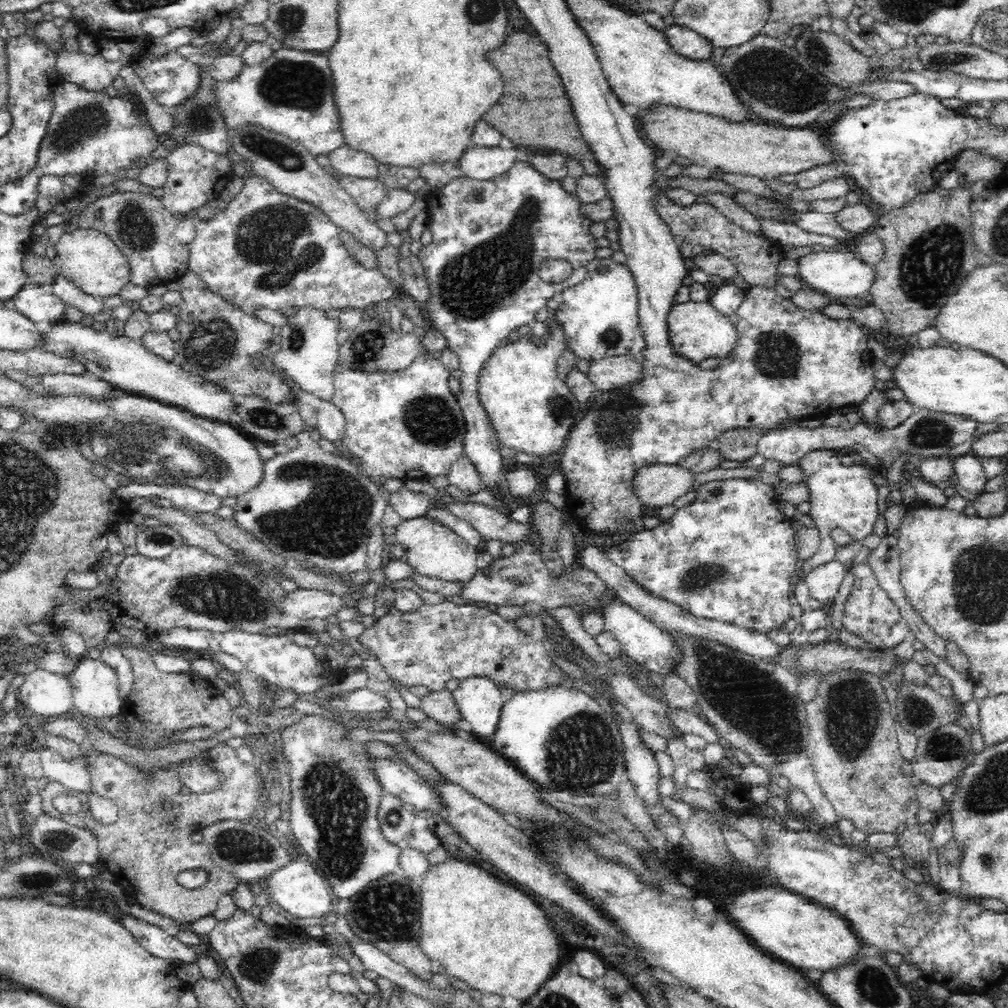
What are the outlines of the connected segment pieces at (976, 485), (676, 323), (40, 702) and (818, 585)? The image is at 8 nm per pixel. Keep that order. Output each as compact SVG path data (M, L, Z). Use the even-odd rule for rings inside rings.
M966 454L953 459L956 470L956 487L967 496L968 500L974 500L985 492L987 477L983 465L974 454Z
M709 301L675 304L668 313L668 333L672 347L676 349L678 355L696 365L710 358L728 357L739 340L737 332L729 315L716 310Z
M30 667L26 672L24 682L16 690L20 693L22 704L34 714L44 717L64 716L72 710L73 692L67 675L48 672L38 667Z
M835 559L816 566L804 576L805 584L809 588L809 595L822 606L832 604L846 573L847 565Z

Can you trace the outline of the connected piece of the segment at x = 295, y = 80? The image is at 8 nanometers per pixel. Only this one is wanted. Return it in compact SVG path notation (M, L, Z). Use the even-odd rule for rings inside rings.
M281 47L273 51L262 64L255 67L243 65L233 81L217 81L215 86L217 106L228 123L230 133L243 125L254 124L294 140L308 149L315 157L327 155L345 143L338 107L336 106L334 83L326 55Z

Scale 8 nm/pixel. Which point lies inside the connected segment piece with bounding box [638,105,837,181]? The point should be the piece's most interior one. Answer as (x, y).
(753, 148)

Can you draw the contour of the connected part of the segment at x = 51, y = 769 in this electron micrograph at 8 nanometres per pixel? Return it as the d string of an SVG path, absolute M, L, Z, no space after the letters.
M46 745L39 750L43 766L43 776L63 784L69 790L89 793L91 776L84 759L66 762L59 752L50 750Z

